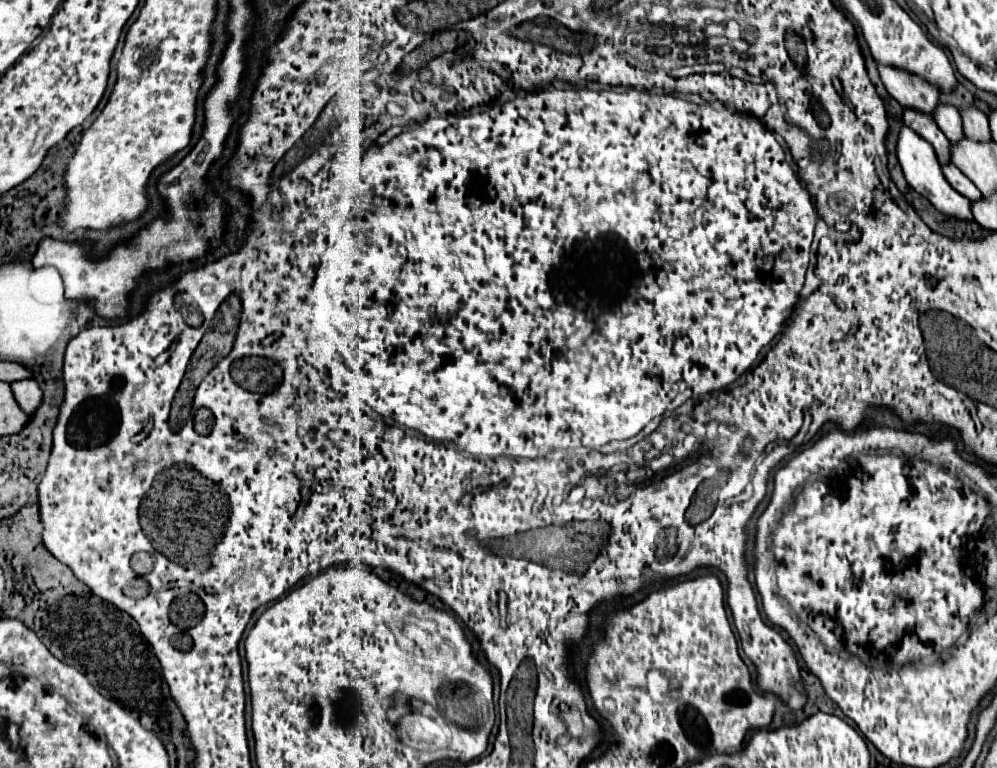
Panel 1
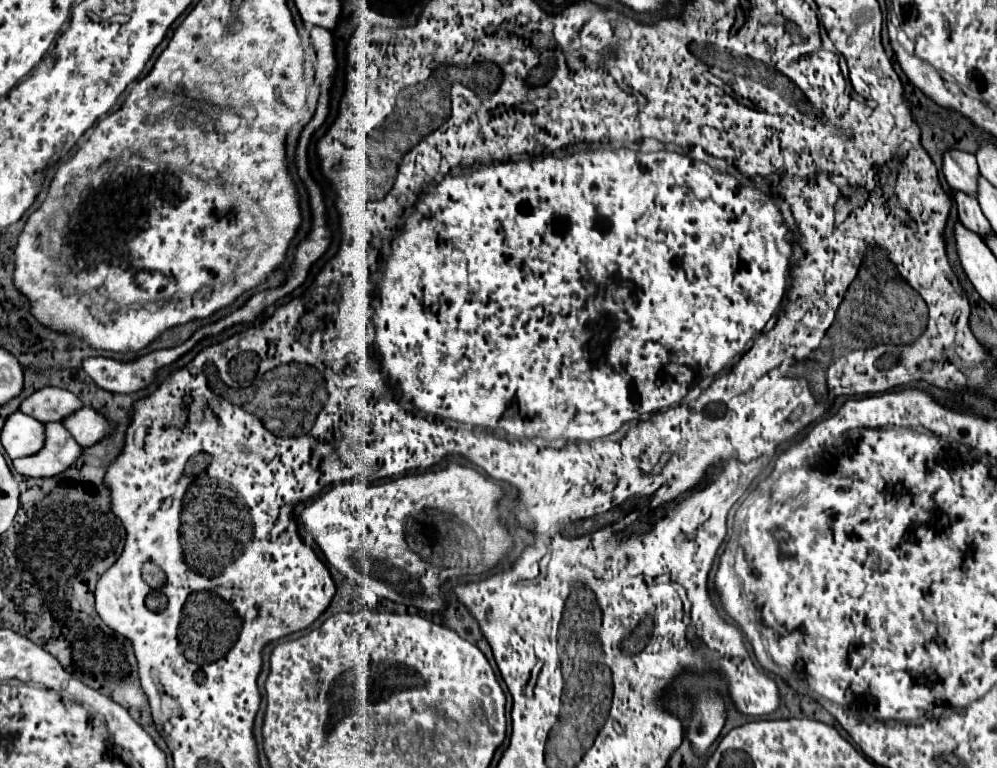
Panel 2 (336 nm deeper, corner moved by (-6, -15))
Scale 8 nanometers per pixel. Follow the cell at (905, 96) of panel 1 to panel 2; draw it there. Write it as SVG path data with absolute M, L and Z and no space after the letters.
M959 150L945 152L943 174L953 190L977 198L977 176L981 174L979 174L977 160L973 154L959 152Z

